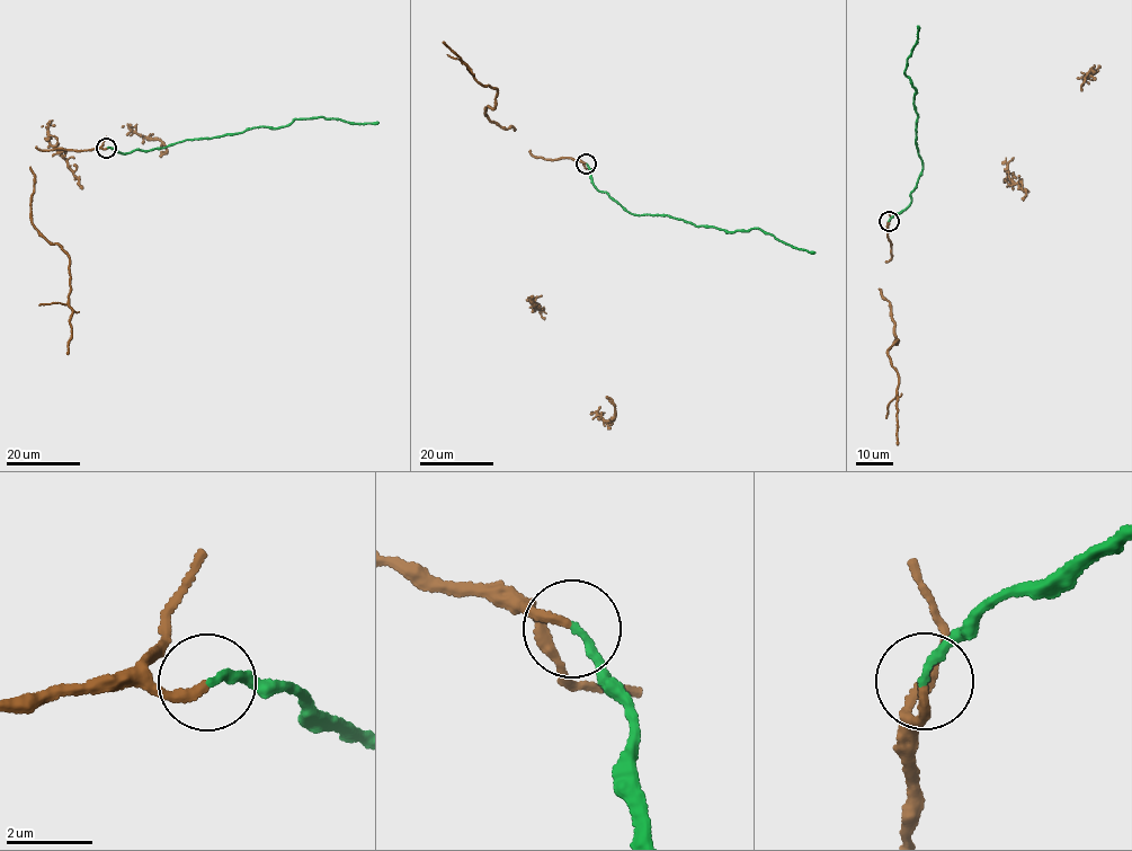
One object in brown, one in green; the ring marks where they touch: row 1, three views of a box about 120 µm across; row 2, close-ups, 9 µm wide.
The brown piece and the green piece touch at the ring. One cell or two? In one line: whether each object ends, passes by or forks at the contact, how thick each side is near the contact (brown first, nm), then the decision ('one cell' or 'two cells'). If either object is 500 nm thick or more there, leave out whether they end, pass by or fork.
brown ends | green ends | 240/200 nm | one cell

